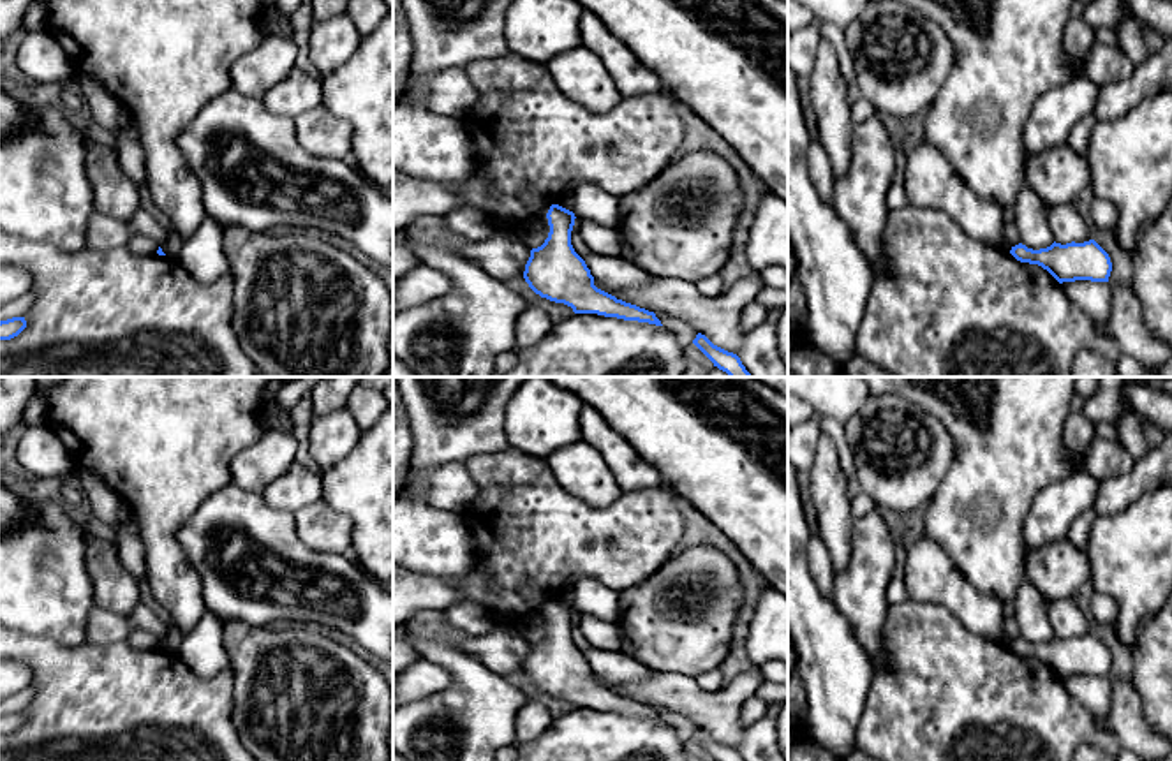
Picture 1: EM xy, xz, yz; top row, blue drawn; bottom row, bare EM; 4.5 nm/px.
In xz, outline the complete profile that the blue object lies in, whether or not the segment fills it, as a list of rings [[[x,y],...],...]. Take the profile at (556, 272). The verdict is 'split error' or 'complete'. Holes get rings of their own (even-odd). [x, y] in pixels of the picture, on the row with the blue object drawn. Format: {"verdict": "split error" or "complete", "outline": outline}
{"verdict": "complete", "outline": [[[552,204],[548,213],[550,233],[545,243],[530,250],[523,278],[529,287],[555,303],[564,303],[575,314],[597,314],[624,321],[663,326],[654,312],[617,299],[597,289],[585,261],[571,245],[575,213]]]}

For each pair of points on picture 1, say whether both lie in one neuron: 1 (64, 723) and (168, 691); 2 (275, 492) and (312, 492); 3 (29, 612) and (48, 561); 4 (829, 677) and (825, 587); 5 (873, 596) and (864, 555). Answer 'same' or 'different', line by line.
1: same
2: same
3: same
4: different
5: same

